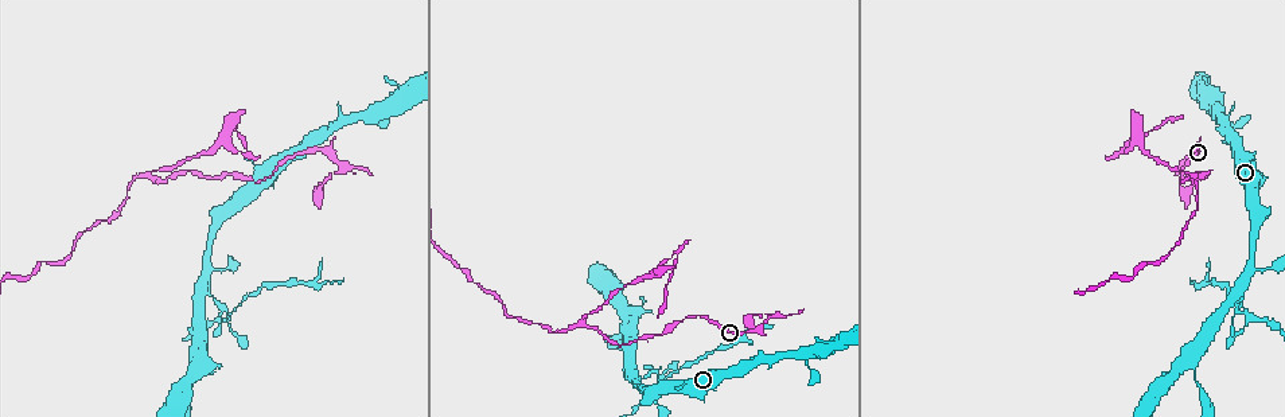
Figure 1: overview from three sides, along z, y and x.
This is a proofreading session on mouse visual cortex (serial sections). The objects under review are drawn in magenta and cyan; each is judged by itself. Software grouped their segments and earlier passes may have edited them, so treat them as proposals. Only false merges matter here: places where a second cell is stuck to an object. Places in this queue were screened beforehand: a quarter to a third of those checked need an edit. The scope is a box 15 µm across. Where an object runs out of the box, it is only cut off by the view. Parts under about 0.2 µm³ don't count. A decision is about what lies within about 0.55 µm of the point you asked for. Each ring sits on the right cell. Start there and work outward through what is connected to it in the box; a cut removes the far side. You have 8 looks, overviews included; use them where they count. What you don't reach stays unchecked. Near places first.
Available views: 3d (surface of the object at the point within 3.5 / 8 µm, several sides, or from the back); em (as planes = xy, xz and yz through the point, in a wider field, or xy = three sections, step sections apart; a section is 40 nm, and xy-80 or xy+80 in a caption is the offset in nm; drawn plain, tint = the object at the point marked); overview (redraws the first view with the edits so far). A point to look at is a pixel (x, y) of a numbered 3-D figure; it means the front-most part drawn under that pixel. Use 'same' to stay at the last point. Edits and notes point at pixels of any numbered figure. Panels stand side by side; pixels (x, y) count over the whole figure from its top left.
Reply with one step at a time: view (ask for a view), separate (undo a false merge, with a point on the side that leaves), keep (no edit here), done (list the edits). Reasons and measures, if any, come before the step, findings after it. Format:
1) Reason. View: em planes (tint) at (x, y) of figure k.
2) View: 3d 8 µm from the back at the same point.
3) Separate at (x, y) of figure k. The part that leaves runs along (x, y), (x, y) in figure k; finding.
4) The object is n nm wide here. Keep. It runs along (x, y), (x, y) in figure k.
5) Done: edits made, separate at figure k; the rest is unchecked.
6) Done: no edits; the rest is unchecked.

A narrow waist. View: 3d 3.5 µm at (1180, 176) of figure 1.

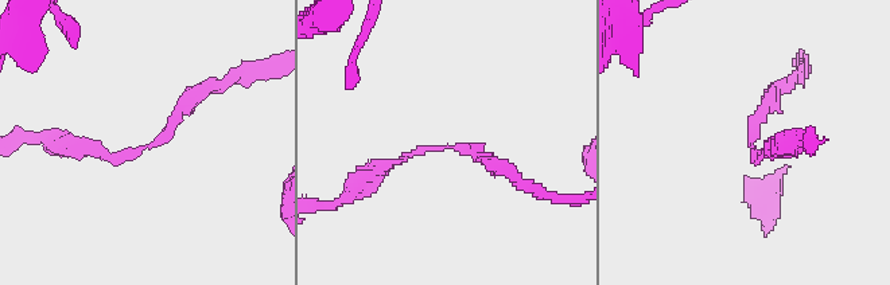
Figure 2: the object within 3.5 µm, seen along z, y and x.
The arms are 150, 200 nm wide. View: em xy step 5 (tint) at (436, 149) of figure 2.

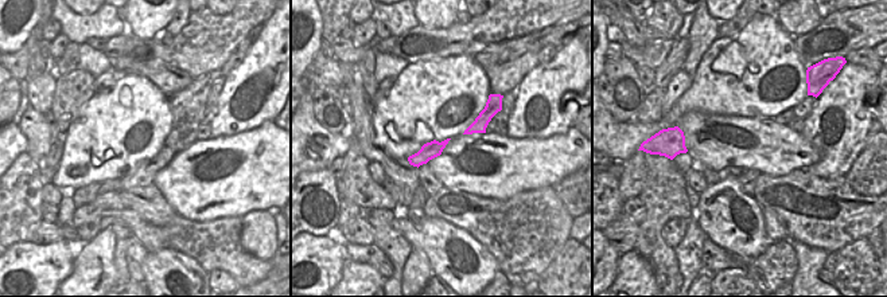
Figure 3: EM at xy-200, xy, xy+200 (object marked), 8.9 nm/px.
Cut it another way. View: em xy step 2 (tint) at the same point.

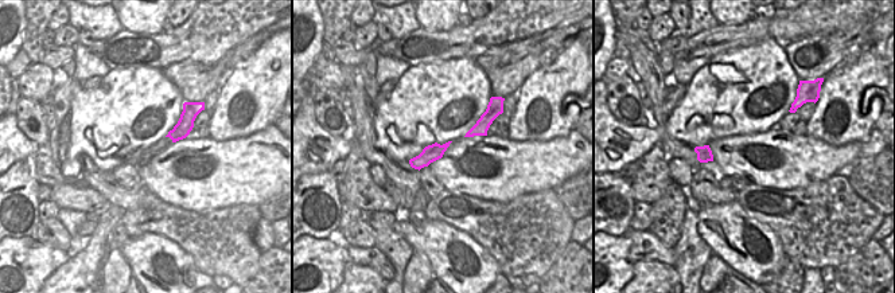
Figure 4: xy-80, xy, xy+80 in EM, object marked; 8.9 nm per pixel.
Keep. It runs along (197, 94), (164, 136), (115, 160), (61, 144) in figure 2; one cell here.

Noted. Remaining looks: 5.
Sharp bend. View: 3d 8 µm at (1193, 177) of figure 1.

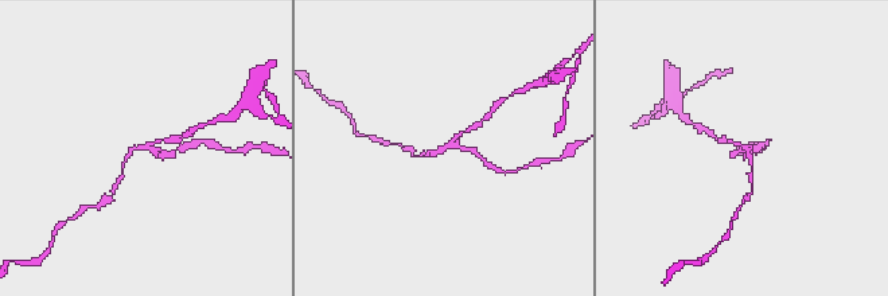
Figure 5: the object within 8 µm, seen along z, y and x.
3 arms meet here; the arms are 150, 150, 150 nm wide; need the tissue. View: em xy step 5 (tint) at (451, 146) of figure 5.

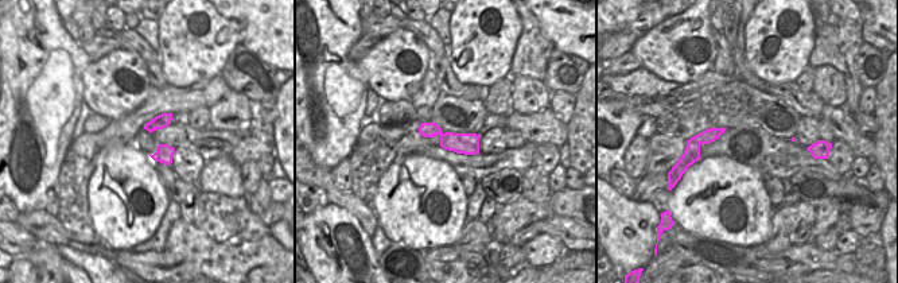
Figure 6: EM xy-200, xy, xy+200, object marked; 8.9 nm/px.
Separate at (174, 139) of figure 5. A border runs along (689, 139), (699, 144) in figure 6; a second cell is stuck on.

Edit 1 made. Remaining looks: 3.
Sharp bend. View: 3d 3.5 µm at (1246, 313) of figure 1.

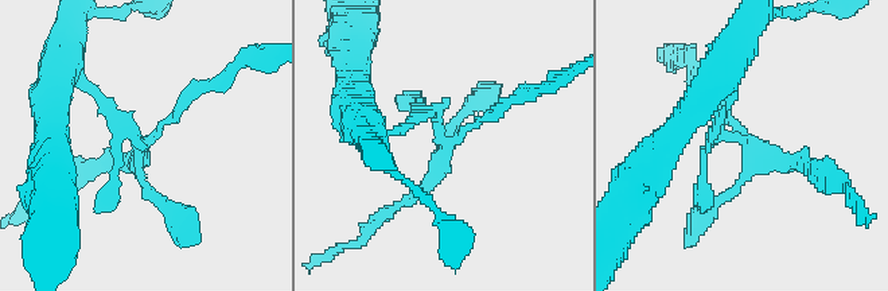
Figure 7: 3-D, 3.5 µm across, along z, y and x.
View: em xy step 3 (tint) at (743, 140) of figure 7.

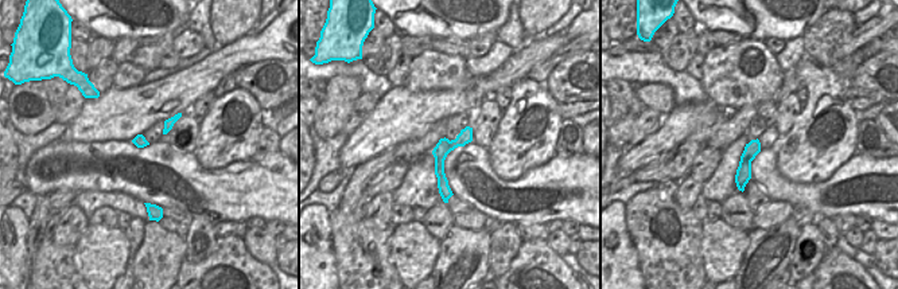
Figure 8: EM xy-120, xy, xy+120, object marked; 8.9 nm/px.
Separate at (112, 169) of figure 7. The part that leaves runs along (121, 124), (151, 140), (203, 86) in figure 7; two cells meet here.

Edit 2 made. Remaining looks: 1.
Done: edits made, separate at figure 5, separate at figure 7; the rest is unchecked.

